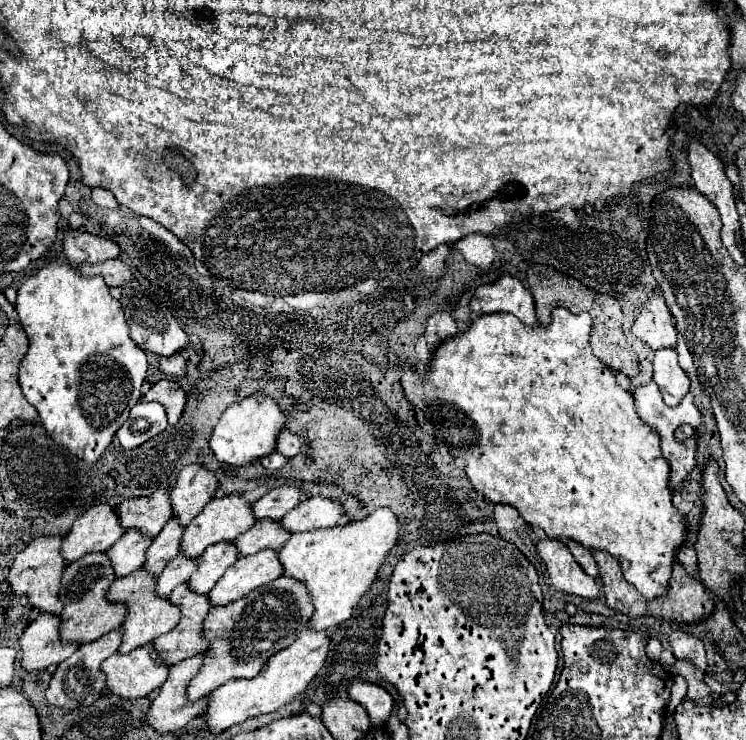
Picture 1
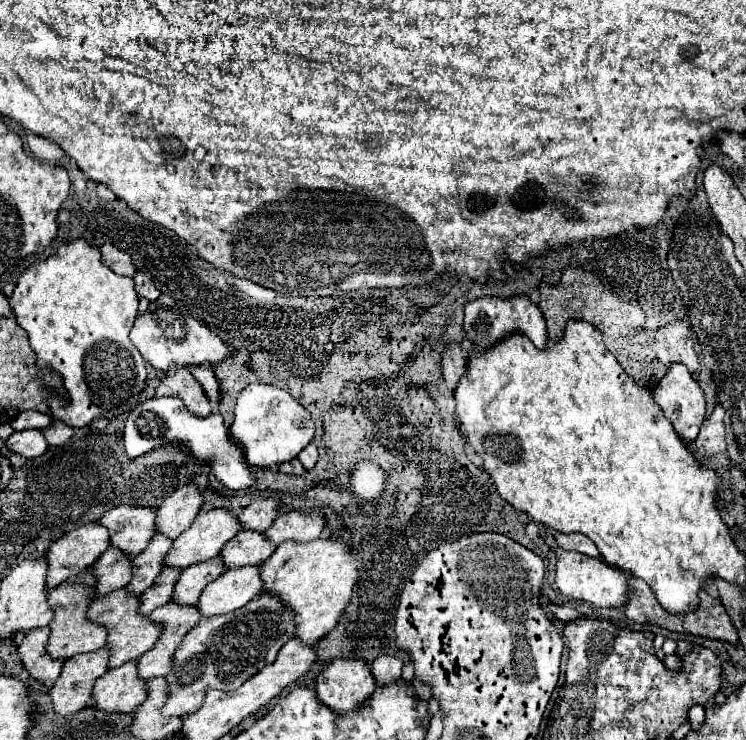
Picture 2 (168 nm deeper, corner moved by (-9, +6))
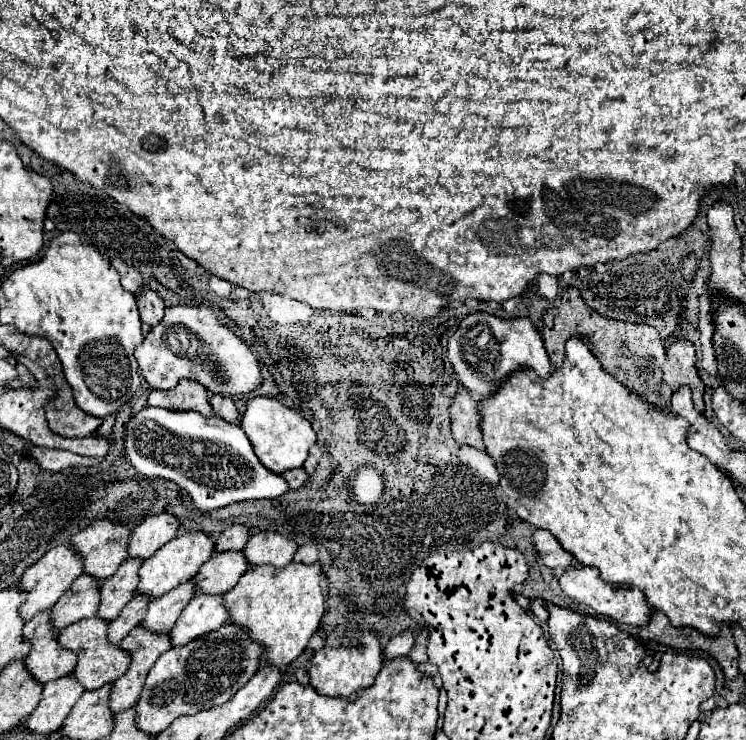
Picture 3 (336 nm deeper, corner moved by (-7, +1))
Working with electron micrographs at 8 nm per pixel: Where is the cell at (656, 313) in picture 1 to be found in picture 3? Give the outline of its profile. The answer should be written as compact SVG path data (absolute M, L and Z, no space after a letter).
M677 340L665 350L665 362L659 366L659 374L663 374L663 384L669 388L669 392L675 392L681 386L689 386L693 392L695 408L703 414L703 392L705 386L697 374L695 368L695 348L687 340Z

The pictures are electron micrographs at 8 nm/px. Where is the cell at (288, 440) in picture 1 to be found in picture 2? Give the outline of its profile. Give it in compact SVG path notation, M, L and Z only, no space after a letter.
M311 441L311 443L297 455L297 459L303 463L305 469L313 469L313 465L317 463L317 445Z

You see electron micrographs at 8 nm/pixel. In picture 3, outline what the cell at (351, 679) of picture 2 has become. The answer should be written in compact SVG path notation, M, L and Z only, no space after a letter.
M341 622L325 636L325 646L311 656L311 686L323 696L351 696L359 688L369 688L383 666L383 646L379 636L357 622Z

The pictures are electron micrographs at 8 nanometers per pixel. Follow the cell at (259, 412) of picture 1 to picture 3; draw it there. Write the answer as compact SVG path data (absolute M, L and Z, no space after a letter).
M257 396L247 402L247 410L241 418L241 428L245 430L247 438L251 440L257 458L261 464L277 474L283 474L285 470L301 468L303 462L307 460L309 448L315 444L315 432L311 428L311 422L303 418L299 412L283 406L277 400Z

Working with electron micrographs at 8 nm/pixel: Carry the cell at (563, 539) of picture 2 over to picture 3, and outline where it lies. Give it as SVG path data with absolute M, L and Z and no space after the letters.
M547 530L533 532L533 546L547 568L571 568L575 564L575 558L559 548L557 538L551 536Z

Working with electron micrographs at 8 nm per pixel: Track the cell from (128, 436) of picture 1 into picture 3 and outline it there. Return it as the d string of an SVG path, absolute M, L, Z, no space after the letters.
M143 408L127 422L125 454L143 476L177 482L199 512L243 500L275 500L289 490L283 476L267 470L259 462L241 426L225 422L219 416L205 418L199 412Z

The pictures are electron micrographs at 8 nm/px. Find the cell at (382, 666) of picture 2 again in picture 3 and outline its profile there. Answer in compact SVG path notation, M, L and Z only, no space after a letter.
M409 628L403 634L399 634L399 636L395 636L395 638L389 640L389 644L385 646L385 660L409 654L409 650L413 648L413 644L415 644L415 632Z

